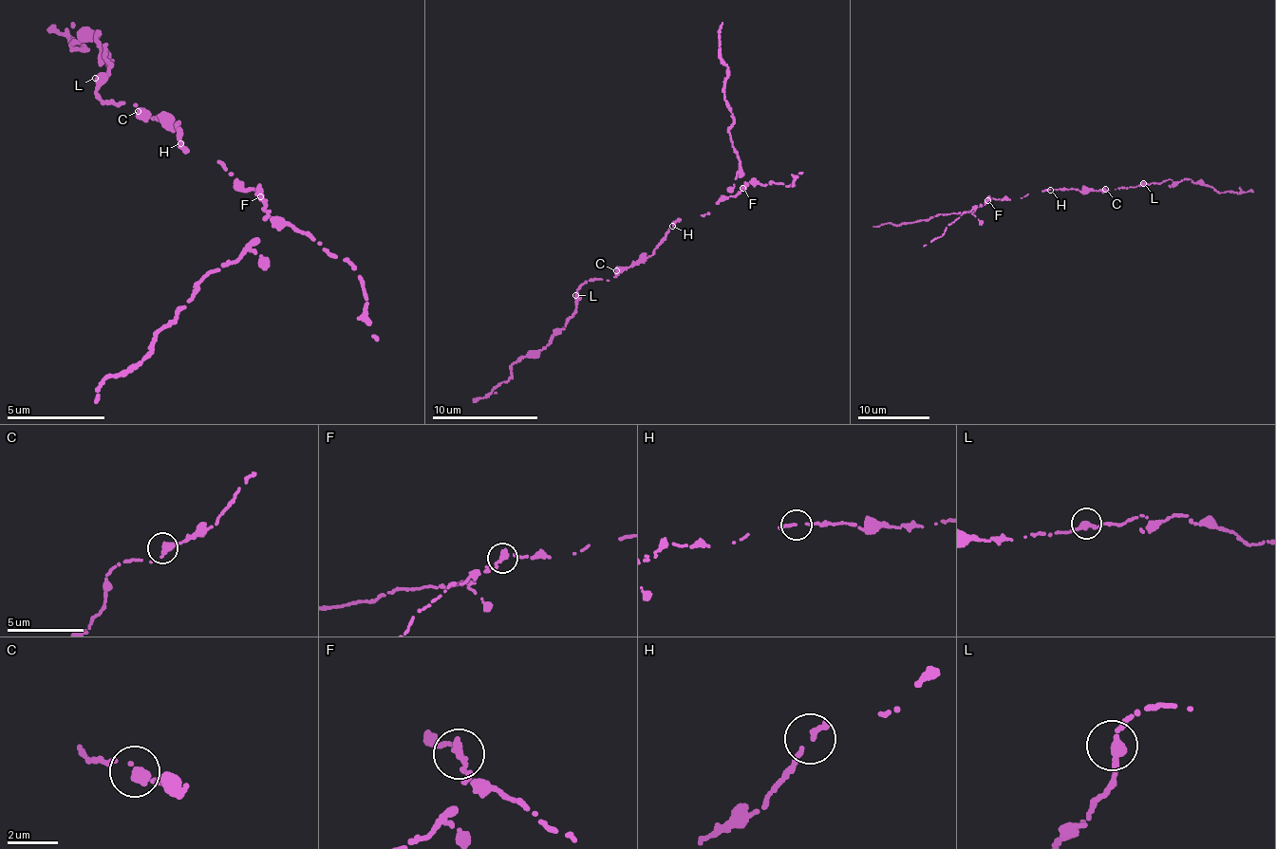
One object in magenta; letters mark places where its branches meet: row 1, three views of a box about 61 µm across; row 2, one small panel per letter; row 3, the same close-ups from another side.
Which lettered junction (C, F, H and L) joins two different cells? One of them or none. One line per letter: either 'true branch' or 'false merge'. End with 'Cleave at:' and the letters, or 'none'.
C: true branch
F: false merge
H: true branch
L: true branch
Cleave at: F

